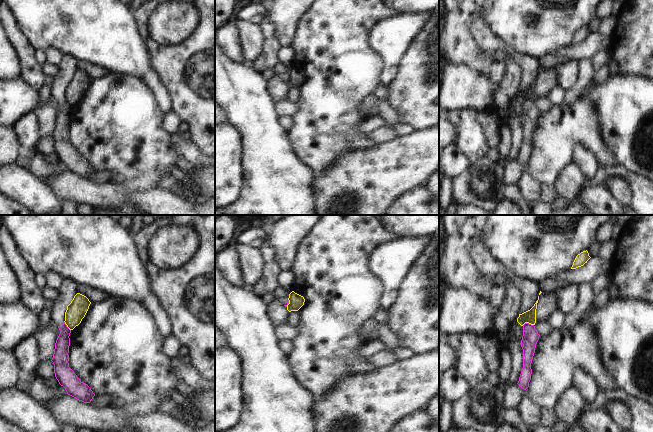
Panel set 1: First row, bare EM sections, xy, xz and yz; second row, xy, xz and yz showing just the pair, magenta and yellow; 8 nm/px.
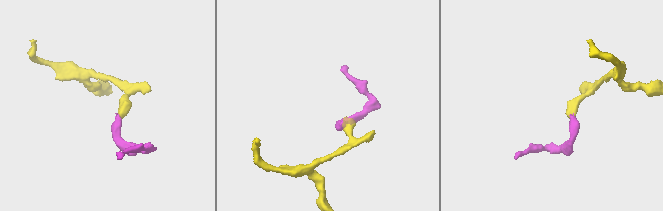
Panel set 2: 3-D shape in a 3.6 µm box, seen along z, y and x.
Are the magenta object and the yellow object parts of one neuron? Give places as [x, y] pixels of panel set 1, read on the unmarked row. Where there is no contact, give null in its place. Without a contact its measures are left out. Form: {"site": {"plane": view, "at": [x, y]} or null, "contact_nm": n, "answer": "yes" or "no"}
{"site": {"plane": "yz", "at": [527, 99]}, "contact_nm": 100, "answer": "no"}

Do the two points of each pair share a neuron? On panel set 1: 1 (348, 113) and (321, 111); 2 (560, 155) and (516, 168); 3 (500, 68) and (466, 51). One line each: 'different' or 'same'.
1: same
2: different
3: same

